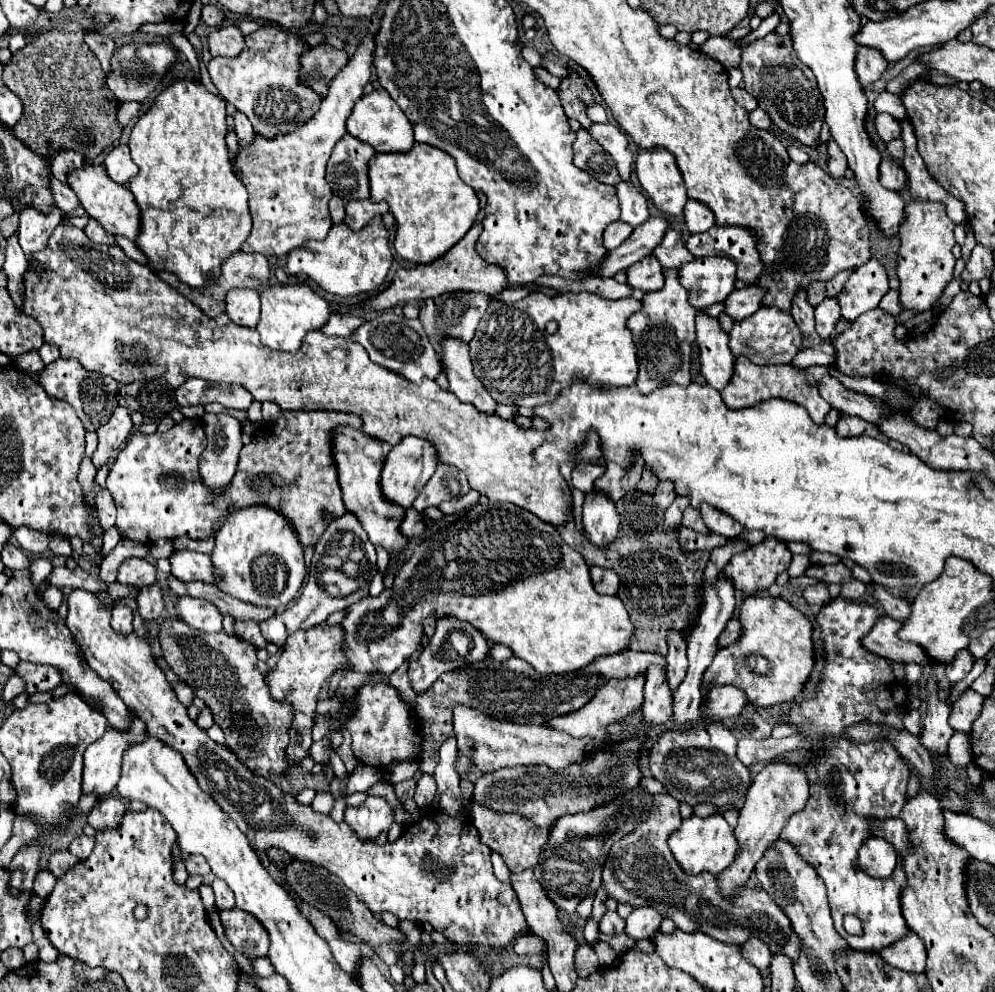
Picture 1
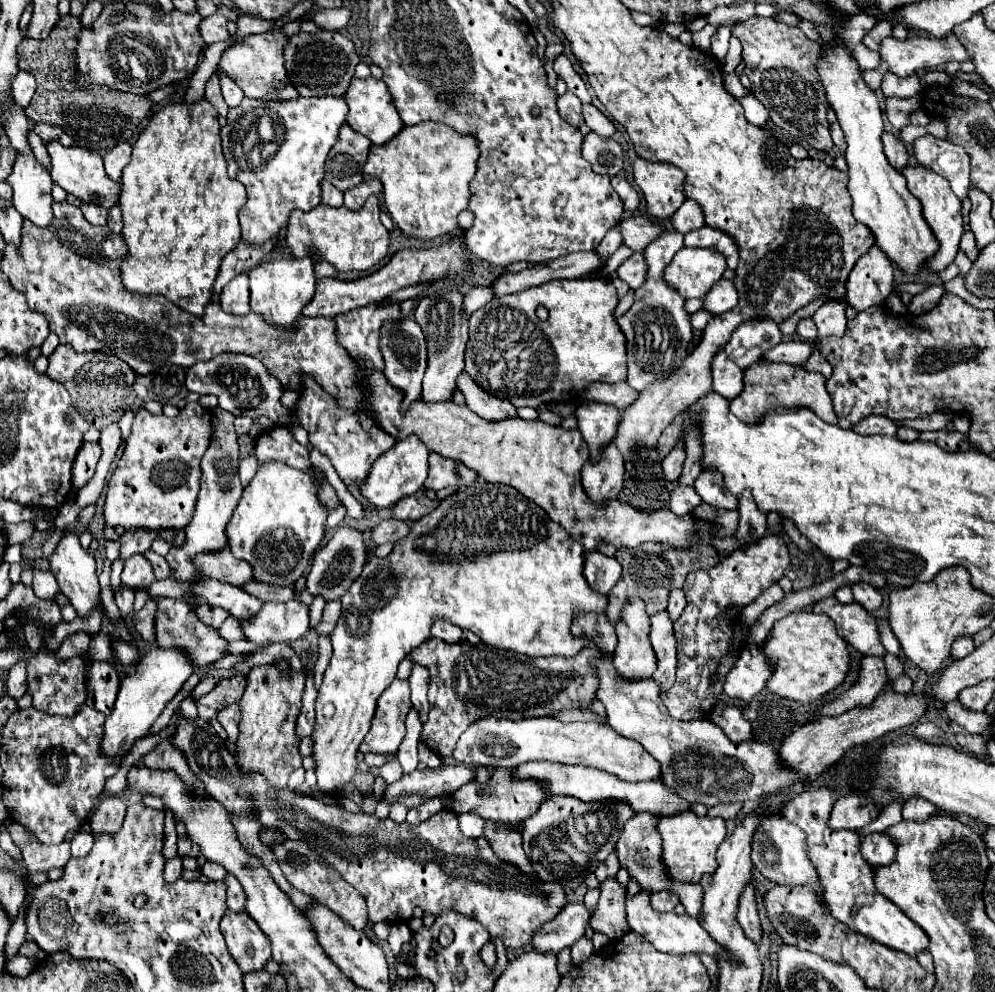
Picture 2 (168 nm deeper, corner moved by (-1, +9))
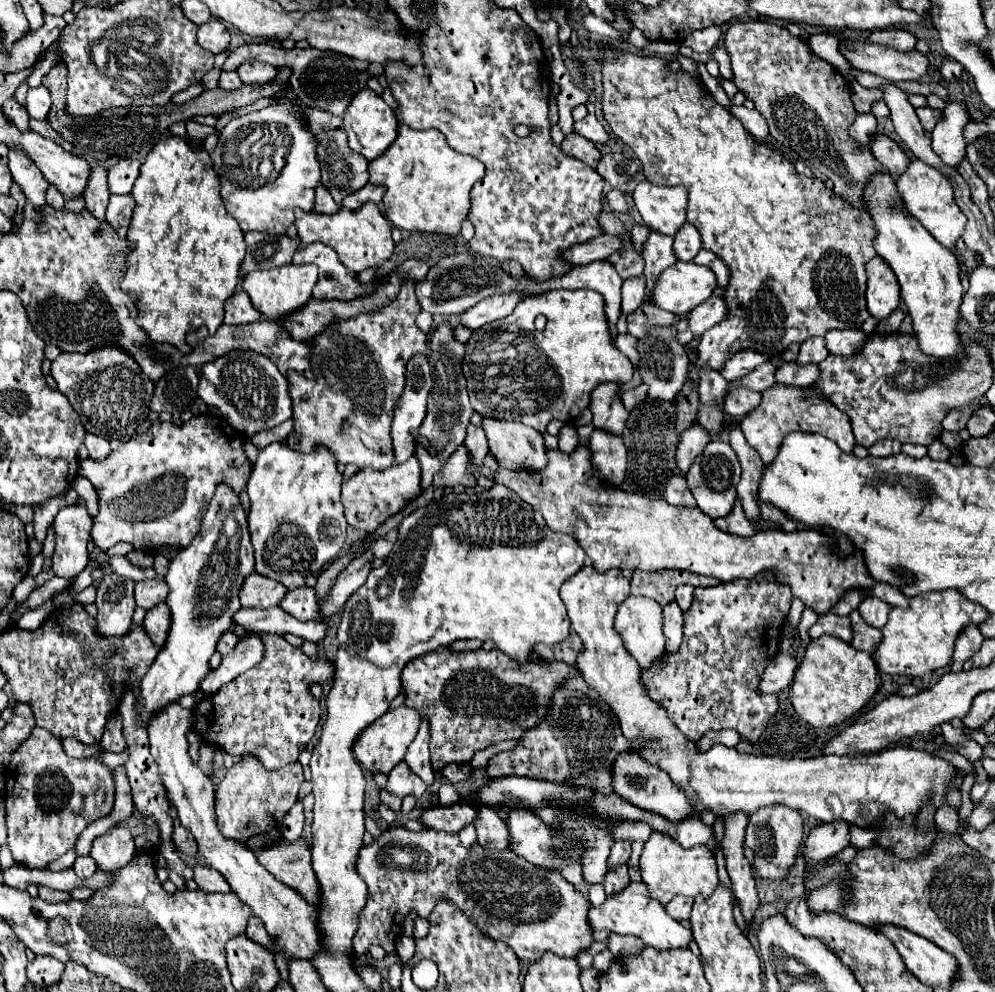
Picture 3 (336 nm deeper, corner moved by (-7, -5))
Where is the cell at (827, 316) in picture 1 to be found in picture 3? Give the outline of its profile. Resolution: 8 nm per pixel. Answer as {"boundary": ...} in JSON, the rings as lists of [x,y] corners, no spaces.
{"boundary":[[[828,331],[826,339],[826,349],[832,355],[856,355],[864,349],[866,335],[862,331]]]}

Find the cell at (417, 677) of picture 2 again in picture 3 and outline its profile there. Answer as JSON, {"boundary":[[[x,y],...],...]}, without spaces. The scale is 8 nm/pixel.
{"boundary":[[[422,721],[420,731],[418,731],[416,739],[410,743],[404,761],[430,787],[434,783],[434,771],[430,765],[430,753],[428,753],[428,741],[430,741],[428,733],[430,733],[430,727],[426,721]]]}

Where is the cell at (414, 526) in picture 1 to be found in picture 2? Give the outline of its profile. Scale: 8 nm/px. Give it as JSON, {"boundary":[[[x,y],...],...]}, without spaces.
{"boundary":[[[389,508],[379,509],[375,512],[380,523],[372,529],[372,537],[370,543],[374,545],[382,545],[382,543],[394,543],[394,541],[402,541],[402,537],[406,537],[406,533],[410,533],[410,529],[414,527],[416,521],[408,519],[393,519]]]}

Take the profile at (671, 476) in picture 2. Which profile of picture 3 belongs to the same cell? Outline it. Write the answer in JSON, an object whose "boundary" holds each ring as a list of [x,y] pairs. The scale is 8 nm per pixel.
{"boundary":[[[694,423],[688,431],[684,431],[684,435],[680,435],[676,463],[678,463],[678,469],[682,473],[686,473],[690,469],[696,455],[702,453],[702,449],[704,449],[704,445],[708,445],[708,441],[710,441],[708,433],[698,423]]]}

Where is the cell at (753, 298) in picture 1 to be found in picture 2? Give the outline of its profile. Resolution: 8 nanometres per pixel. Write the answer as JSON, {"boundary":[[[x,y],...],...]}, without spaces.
{"boundary":[[[720,279],[714,285],[714,289],[710,289],[710,293],[706,295],[704,303],[706,303],[704,309],[708,309],[714,315],[734,309],[734,305],[738,303],[738,289],[734,289],[734,281]]]}

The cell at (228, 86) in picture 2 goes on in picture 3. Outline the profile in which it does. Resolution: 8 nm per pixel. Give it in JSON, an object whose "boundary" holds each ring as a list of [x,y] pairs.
{"boundary":[[[222,71],[220,75],[220,89],[238,89],[242,83],[240,83],[240,77],[236,75],[236,71]]]}

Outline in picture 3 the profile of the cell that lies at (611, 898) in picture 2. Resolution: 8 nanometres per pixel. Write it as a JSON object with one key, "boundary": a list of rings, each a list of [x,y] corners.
{"boundary":[[[620,865],[620,867],[616,867],[614,871],[608,871],[608,873],[604,875],[606,895],[612,895],[612,893],[622,891],[628,883],[630,883],[630,877],[628,877],[628,867],[626,867],[626,865]]]}

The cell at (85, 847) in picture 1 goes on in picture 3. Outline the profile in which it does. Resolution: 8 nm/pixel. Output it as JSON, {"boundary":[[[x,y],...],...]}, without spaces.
{"boundary":[[[88,855],[88,857],[78,857],[72,869],[76,871],[76,875],[78,875],[80,879],[88,879],[88,877],[96,871],[96,863],[94,863],[94,859],[92,859],[90,855]]]}

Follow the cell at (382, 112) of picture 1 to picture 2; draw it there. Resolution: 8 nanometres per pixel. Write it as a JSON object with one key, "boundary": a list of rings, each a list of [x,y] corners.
{"boundary":[[[374,77],[352,79],[348,85],[348,91],[346,91],[346,103],[350,107],[346,123],[354,131],[366,135],[374,145],[388,143],[392,137],[396,137],[404,129],[404,121],[398,117],[398,111],[394,109],[392,97],[390,97],[386,83],[382,79],[374,79]]]}

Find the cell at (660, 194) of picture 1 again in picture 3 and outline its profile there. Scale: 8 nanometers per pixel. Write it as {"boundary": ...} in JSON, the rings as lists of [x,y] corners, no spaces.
{"boundary":[[[648,181],[638,183],[634,189],[634,205],[640,211],[644,223],[658,233],[676,235],[686,223],[688,191],[684,187],[662,187]]]}

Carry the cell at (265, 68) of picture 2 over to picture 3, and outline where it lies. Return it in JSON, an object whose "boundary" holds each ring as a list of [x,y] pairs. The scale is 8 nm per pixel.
{"boundary":[[[260,61],[242,63],[236,71],[238,71],[242,83],[246,83],[246,85],[264,85],[276,77],[276,69],[270,63],[260,63]]]}

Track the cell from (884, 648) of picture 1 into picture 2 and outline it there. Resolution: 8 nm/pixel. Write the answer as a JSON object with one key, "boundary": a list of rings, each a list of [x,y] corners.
{"boundary":[[[826,597],[824,601],[818,601],[812,607],[814,613],[826,613],[842,639],[846,639],[854,649],[858,649],[862,655],[876,655],[884,657],[886,649],[880,641],[880,629],[878,629],[878,617],[866,613],[862,605],[850,603],[844,605],[836,597]]]}

